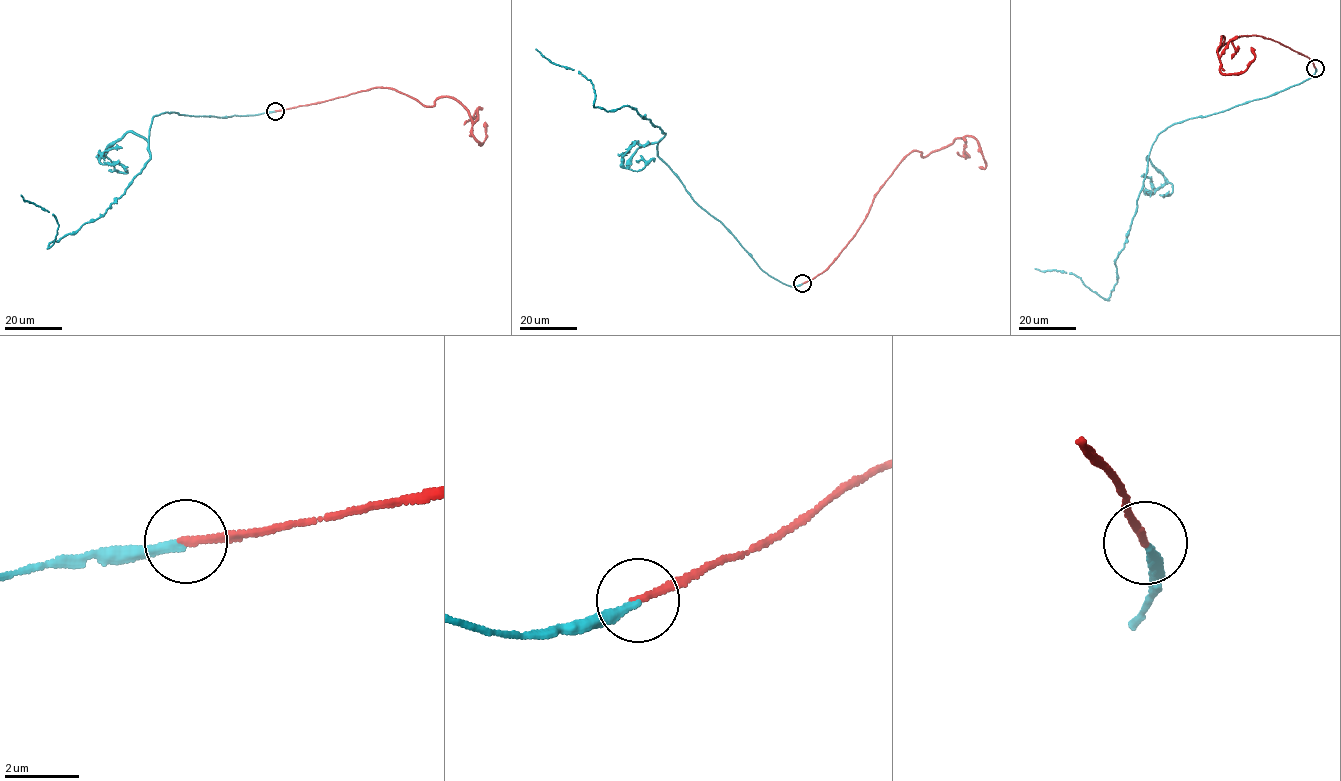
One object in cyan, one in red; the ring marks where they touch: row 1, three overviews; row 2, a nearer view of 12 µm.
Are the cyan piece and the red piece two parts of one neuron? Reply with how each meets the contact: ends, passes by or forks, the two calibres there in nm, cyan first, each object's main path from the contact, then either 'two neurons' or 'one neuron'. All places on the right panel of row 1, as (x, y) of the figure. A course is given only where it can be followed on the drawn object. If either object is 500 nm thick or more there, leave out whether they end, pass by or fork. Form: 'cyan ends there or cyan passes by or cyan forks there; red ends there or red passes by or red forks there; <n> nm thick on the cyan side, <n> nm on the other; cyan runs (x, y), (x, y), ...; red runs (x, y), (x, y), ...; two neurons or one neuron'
cyan ends there; red ends there; 240 nm thick on the cyan side, 180 nm on the other; cyan runs (1315, 68), (1294, 85), (1158, 135), (1107, 299), (1073, 273), (1035, 268); red runs (1315, 68), (1310, 58), (1254, 35), (1217, 51), (1222, 36), (1221, 72), (1241, 73), (1254, 59), (1251, 47); one neuron

